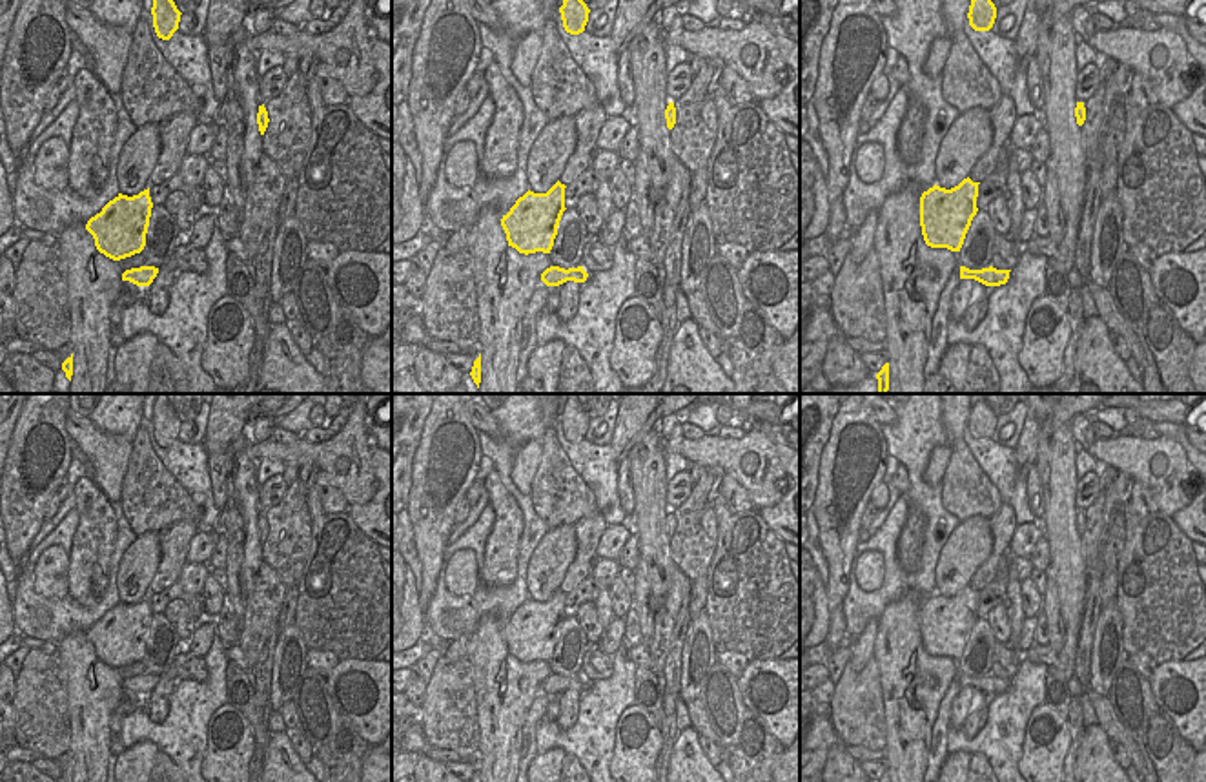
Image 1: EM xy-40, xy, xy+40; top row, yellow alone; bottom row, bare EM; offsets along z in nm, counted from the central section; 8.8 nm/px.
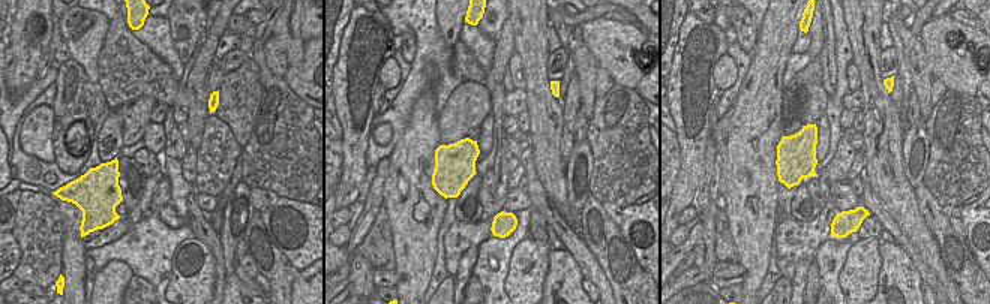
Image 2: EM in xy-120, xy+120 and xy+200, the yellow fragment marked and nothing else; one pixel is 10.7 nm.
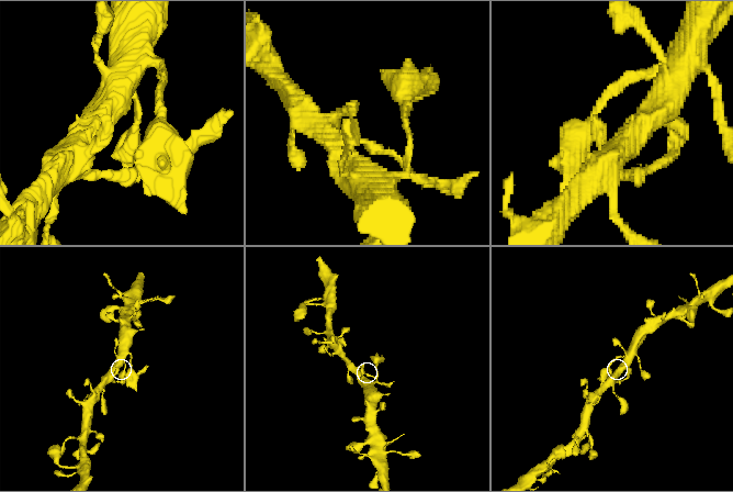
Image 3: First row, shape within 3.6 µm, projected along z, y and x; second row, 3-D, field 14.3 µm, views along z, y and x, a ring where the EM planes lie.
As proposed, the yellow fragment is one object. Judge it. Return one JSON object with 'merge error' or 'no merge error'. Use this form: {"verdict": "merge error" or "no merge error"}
{"verdict": "merge error"}

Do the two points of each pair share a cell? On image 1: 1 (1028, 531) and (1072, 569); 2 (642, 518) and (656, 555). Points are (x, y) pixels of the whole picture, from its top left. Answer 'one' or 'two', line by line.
1: two
2: one

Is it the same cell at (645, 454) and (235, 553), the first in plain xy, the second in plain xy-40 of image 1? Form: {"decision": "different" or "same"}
{"decision": "different"}

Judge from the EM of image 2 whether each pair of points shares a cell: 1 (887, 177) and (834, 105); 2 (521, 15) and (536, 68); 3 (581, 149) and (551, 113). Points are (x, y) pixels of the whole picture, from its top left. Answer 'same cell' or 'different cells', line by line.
1: different cells
2: same cell
3: different cells

